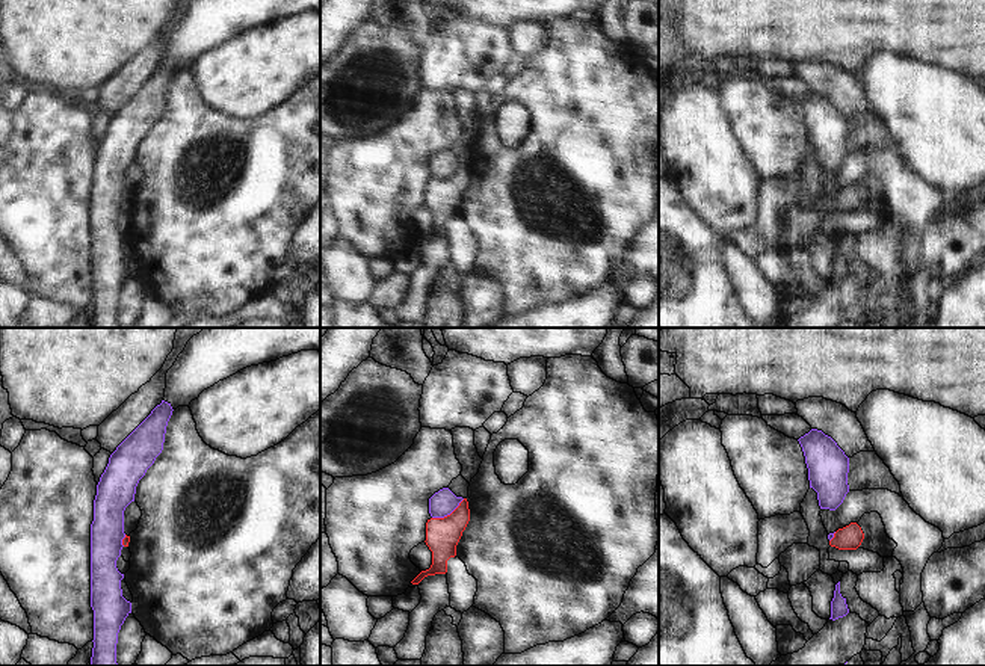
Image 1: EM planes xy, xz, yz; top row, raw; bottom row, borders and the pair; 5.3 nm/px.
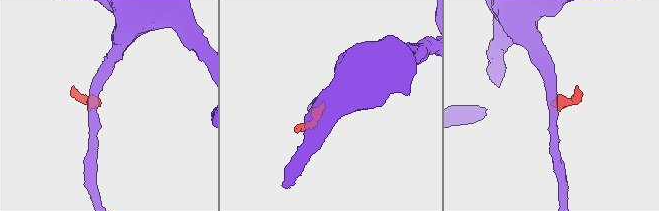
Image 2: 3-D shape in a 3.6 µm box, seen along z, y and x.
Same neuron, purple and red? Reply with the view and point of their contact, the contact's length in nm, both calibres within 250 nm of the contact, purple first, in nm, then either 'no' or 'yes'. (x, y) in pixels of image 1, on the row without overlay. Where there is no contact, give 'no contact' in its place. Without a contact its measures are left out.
xz (447, 175) | 200 nm | 140/180 nm | no

